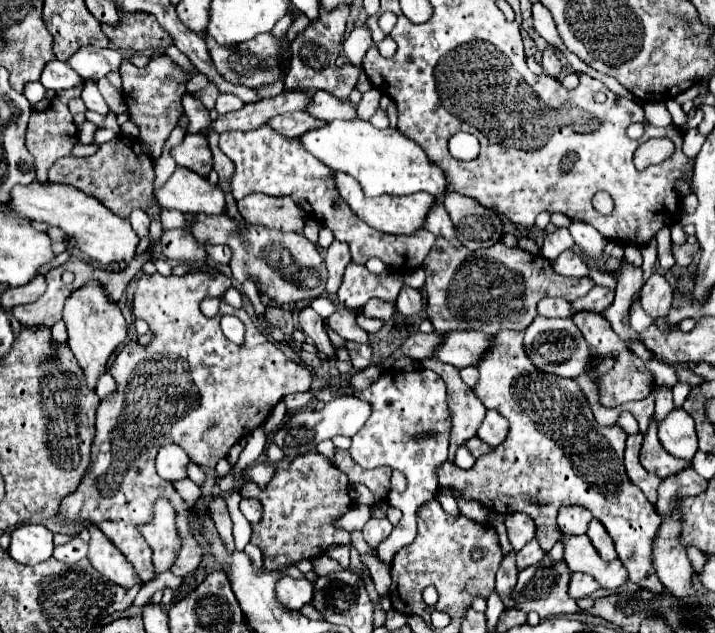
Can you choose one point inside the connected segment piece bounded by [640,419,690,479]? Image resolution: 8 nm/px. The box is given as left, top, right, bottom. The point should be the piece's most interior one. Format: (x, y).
(653, 459)

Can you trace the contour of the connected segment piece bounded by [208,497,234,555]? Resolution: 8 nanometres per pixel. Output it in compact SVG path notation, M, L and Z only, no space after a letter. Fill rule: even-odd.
M214 497L210 501L210 513L212 513L212 521L216 523L216 529L220 533L220 539L224 541L228 553L232 555L234 553L234 541L232 541L232 521L230 521L230 515L228 515L228 509L226 509L226 501L222 497Z

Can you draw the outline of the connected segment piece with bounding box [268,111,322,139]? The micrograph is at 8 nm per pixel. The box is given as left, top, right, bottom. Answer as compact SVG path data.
M296 111L296 113L290 113L290 115L288 113L278 115L278 117L268 121L270 127L274 127L280 135L290 137L290 139L294 139L296 135L302 135L302 133L314 129L314 127L320 127L320 123L322 121L314 119L312 115L306 115L304 111Z

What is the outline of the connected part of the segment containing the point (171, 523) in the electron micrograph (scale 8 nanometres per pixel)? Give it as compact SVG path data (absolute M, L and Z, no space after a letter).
M166 498L158 499L154 504L153 519L140 525L140 533L144 535L144 539L148 541L148 545L152 547L155 576L168 571L176 555L180 553L182 547L182 539L178 535L175 526L175 512Z

